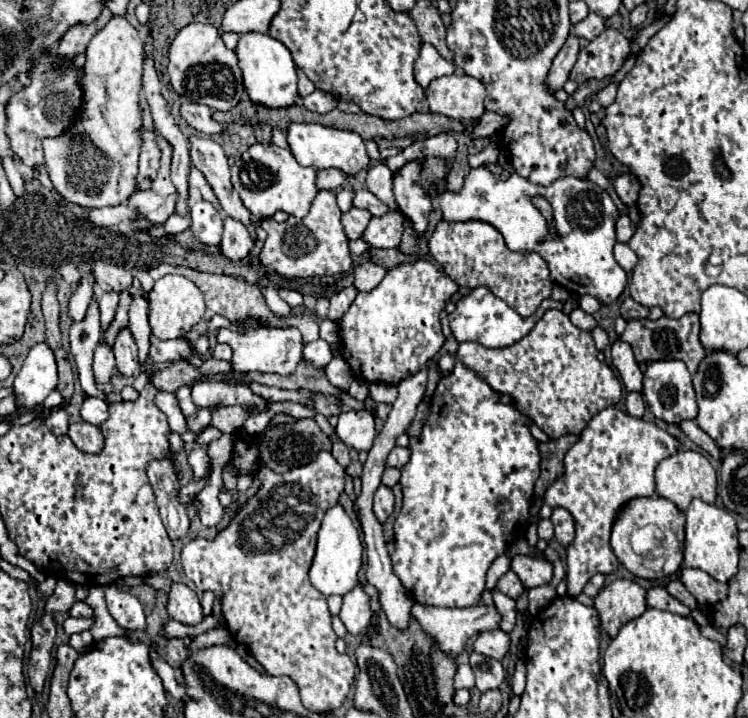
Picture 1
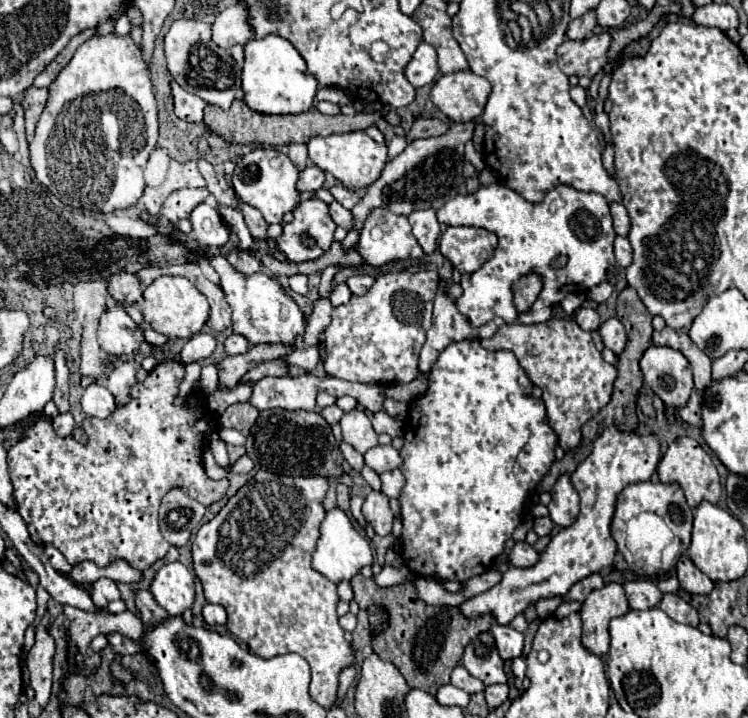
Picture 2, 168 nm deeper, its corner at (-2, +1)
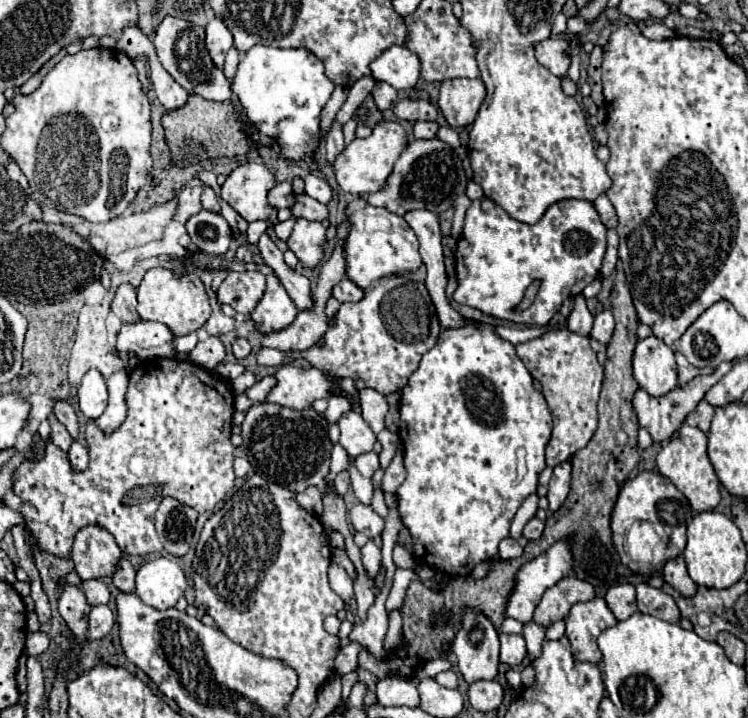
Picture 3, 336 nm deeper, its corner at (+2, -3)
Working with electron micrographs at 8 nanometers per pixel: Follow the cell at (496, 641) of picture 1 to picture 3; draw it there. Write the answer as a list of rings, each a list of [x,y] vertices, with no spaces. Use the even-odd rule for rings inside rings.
[[[500,634],[500,662],[508,666],[522,664],[526,656],[526,644],[522,634]]]

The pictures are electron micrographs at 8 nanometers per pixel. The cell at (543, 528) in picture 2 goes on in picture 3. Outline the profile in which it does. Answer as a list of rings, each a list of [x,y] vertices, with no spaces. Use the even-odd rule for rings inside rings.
[[[532,518],[526,526],[524,526],[524,538],[528,540],[538,540],[542,536],[542,530],[544,530],[544,522],[538,520],[538,518]]]

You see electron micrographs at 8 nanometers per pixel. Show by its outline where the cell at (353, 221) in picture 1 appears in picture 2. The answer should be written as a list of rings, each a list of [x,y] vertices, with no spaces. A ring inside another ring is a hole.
[[[332,202],[332,204],[330,204],[330,216],[332,216],[332,220],[334,220],[338,226],[342,226],[344,230],[354,230],[354,216],[350,214],[350,210],[342,208],[338,202]]]

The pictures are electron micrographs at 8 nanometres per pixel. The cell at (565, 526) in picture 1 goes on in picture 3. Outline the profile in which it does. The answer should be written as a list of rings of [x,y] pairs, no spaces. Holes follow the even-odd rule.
[[[566,460],[554,468],[554,476],[552,476],[550,488],[548,488],[550,512],[556,512],[564,504],[564,500],[570,492],[570,472],[572,472],[570,460]]]

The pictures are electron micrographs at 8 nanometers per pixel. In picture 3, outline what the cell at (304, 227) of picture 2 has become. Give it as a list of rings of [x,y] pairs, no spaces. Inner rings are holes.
[[[298,218],[286,244],[296,254],[296,258],[304,268],[314,268],[324,258],[326,228],[322,226],[322,222],[310,222],[310,220]]]

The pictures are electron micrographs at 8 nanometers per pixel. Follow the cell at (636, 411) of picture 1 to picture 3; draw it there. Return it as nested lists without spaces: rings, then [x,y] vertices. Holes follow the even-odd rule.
[[[722,362],[712,374],[708,374],[708,376],[696,376],[696,378],[692,378],[686,386],[676,386],[674,390],[670,390],[670,394],[664,394],[664,396],[660,396],[660,398],[650,396],[646,390],[638,390],[638,392],[634,394],[634,400],[632,400],[632,406],[634,406],[634,412],[636,412],[638,424],[648,430],[648,434],[652,436],[654,442],[664,442],[664,440],[668,440],[674,432],[678,432],[678,428],[680,428],[682,422],[686,420],[686,416],[698,406],[698,402],[704,398],[704,394],[706,394],[730,368],[732,368],[730,362]]]

